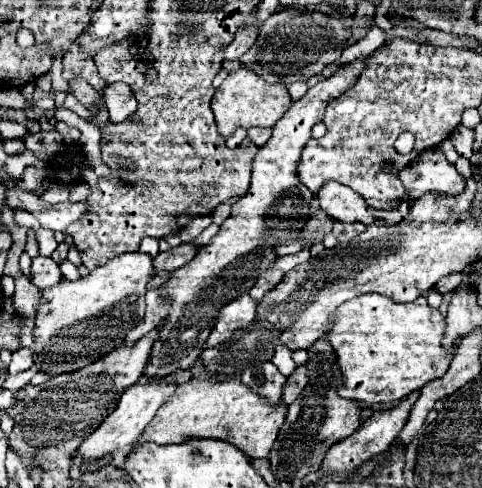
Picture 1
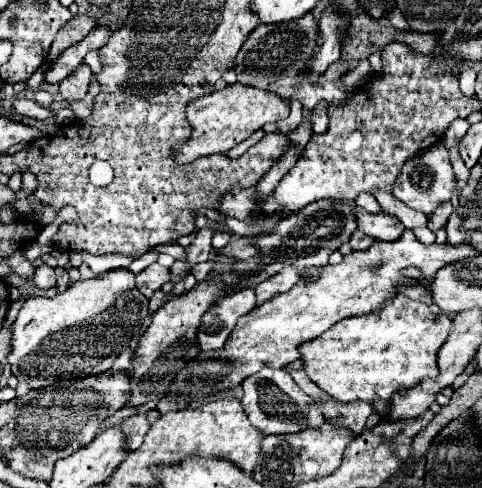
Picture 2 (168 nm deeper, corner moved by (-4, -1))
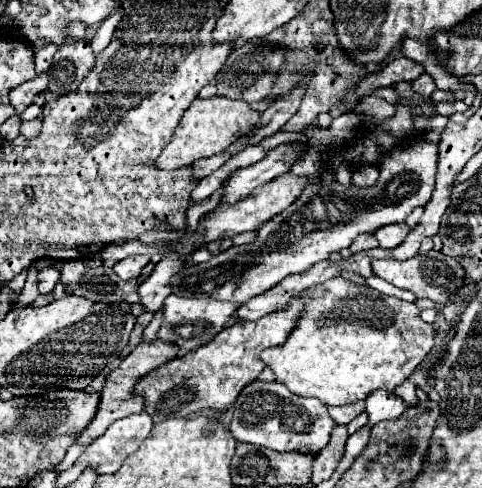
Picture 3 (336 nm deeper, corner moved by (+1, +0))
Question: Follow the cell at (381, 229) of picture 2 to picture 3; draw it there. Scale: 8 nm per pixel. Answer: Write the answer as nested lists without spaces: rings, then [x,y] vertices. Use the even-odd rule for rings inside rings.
[[[395,224],[395,226],[383,226],[383,230],[375,232],[375,238],[379,240],[381,248],[395,248],[399,246],[405,236],[411,232],[411,228],[407,224]]]

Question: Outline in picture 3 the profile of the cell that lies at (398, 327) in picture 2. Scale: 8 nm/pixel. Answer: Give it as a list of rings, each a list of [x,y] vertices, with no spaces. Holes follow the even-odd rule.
[[[341,276],[331,278],[319,286],[311,286],[297,294],[303,304],[303,312],[287,336],[287,340],[275,348],[267,348],[259,354],[267,368],[273,370],[275,382],[289,388],[291,394],[303,398],[319,398],[327,406],[345,406],[365,400],[373,390],[395,390],[395,386],[407,380],[407,374],[423,362],[435,344],[435,328],[421,320],[417,306],[397,300],[393,296],[373,296],[369,286],[359,286]]]

